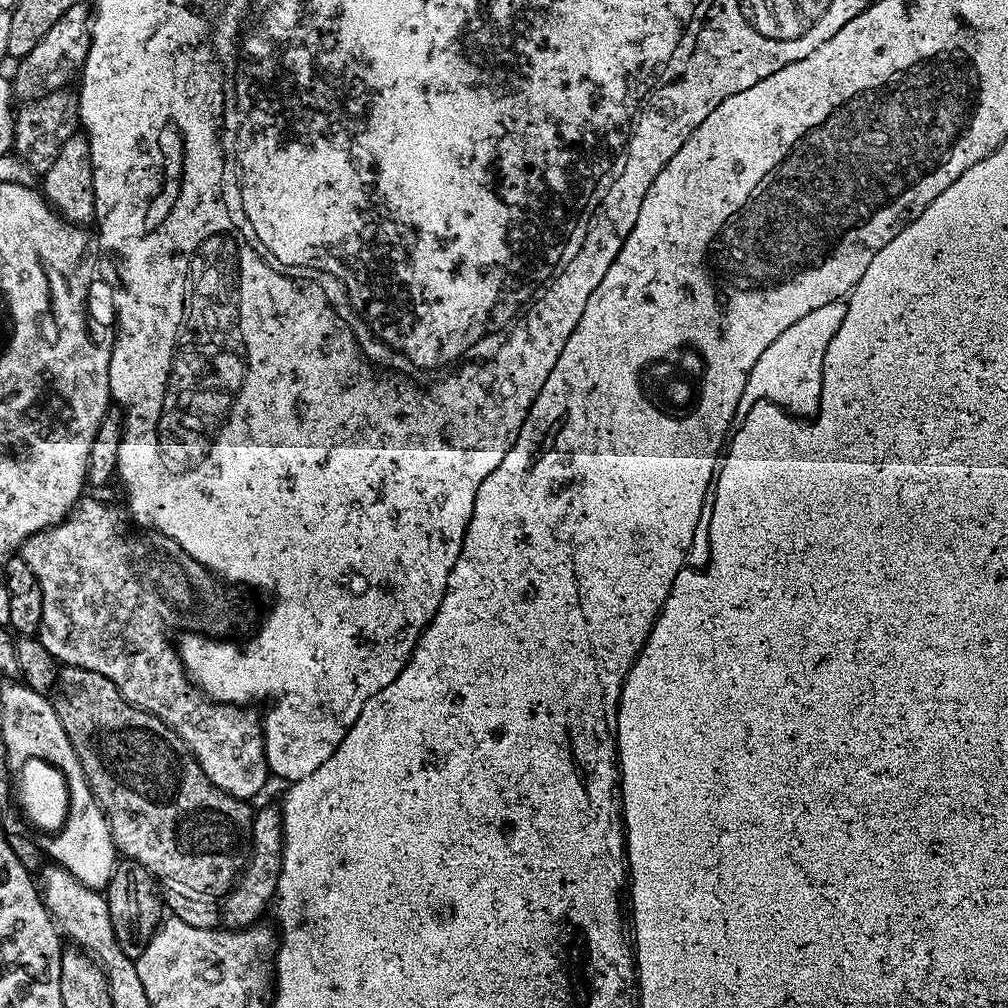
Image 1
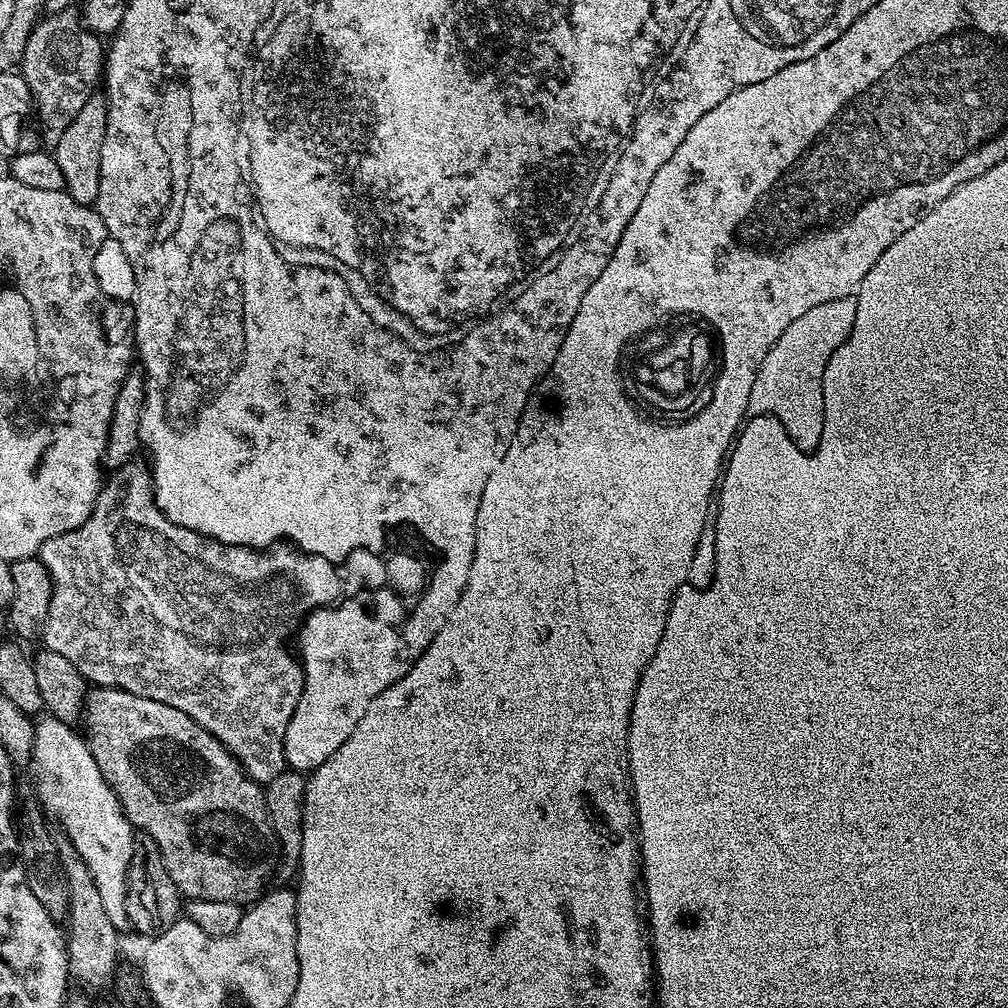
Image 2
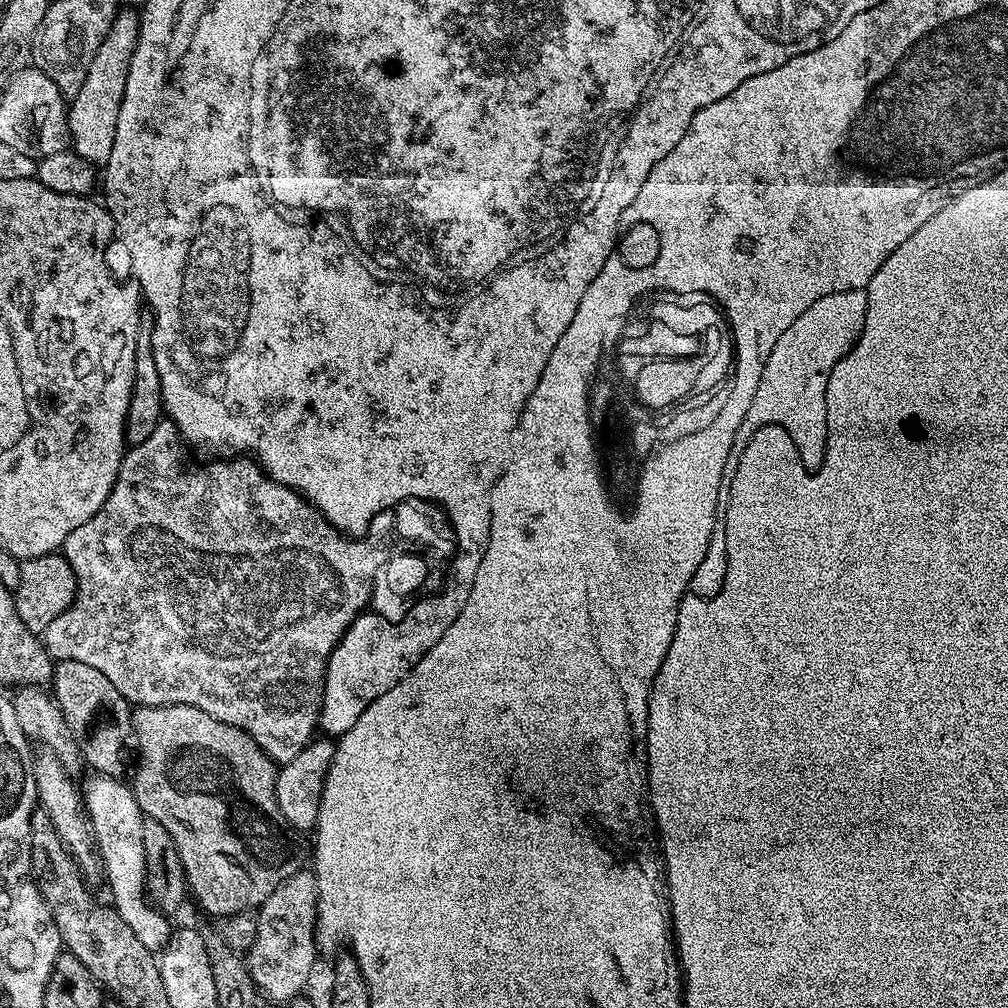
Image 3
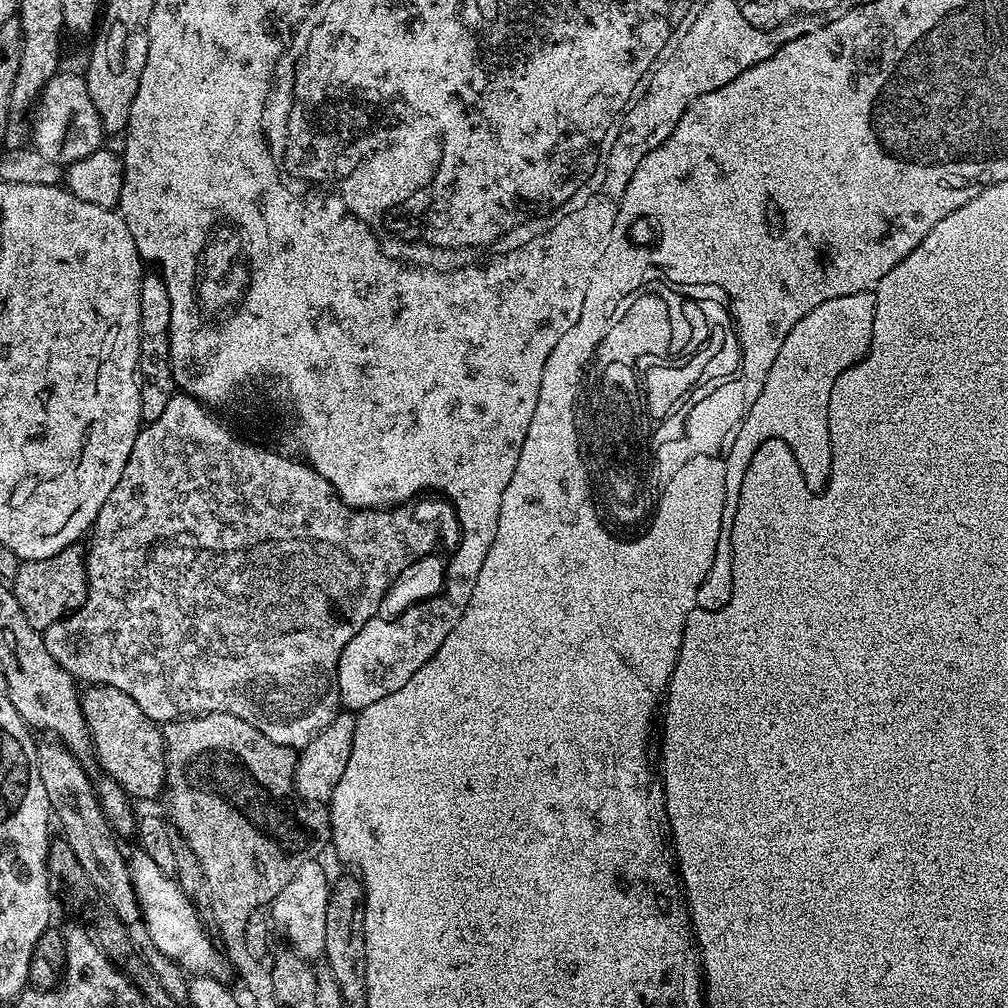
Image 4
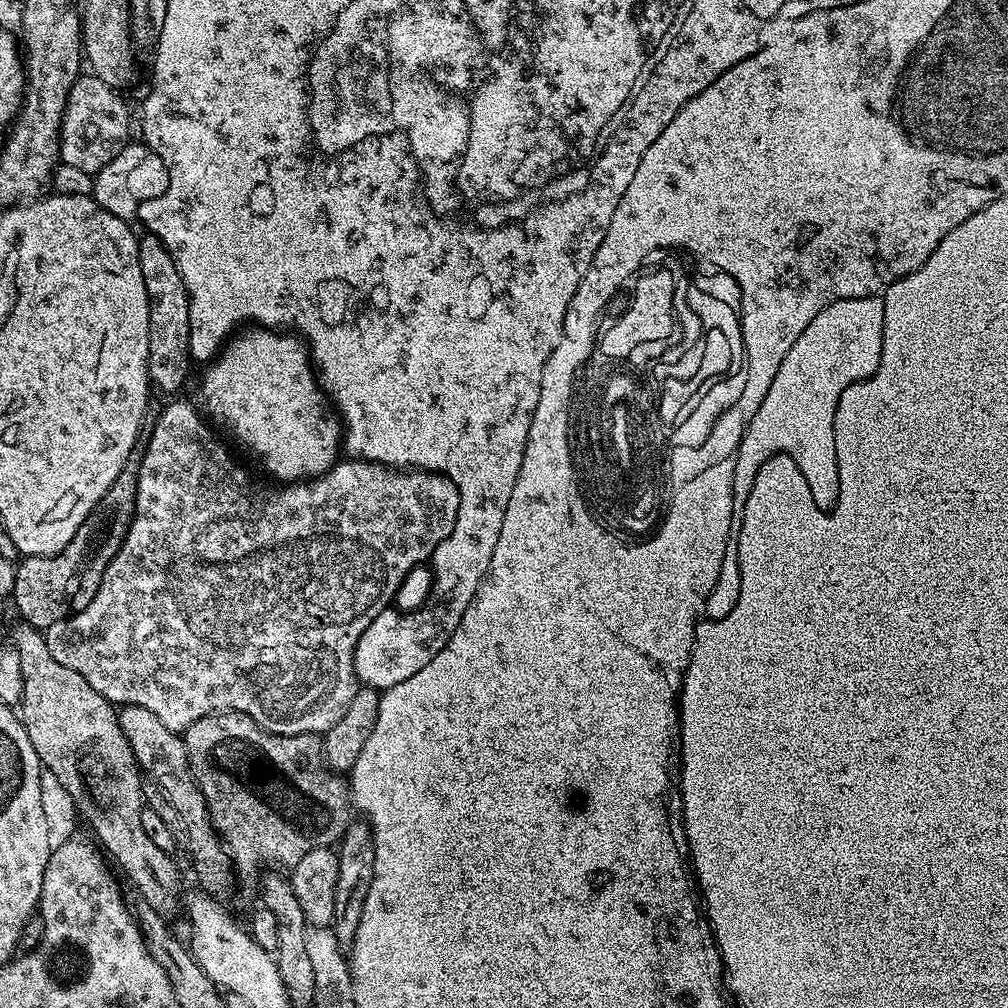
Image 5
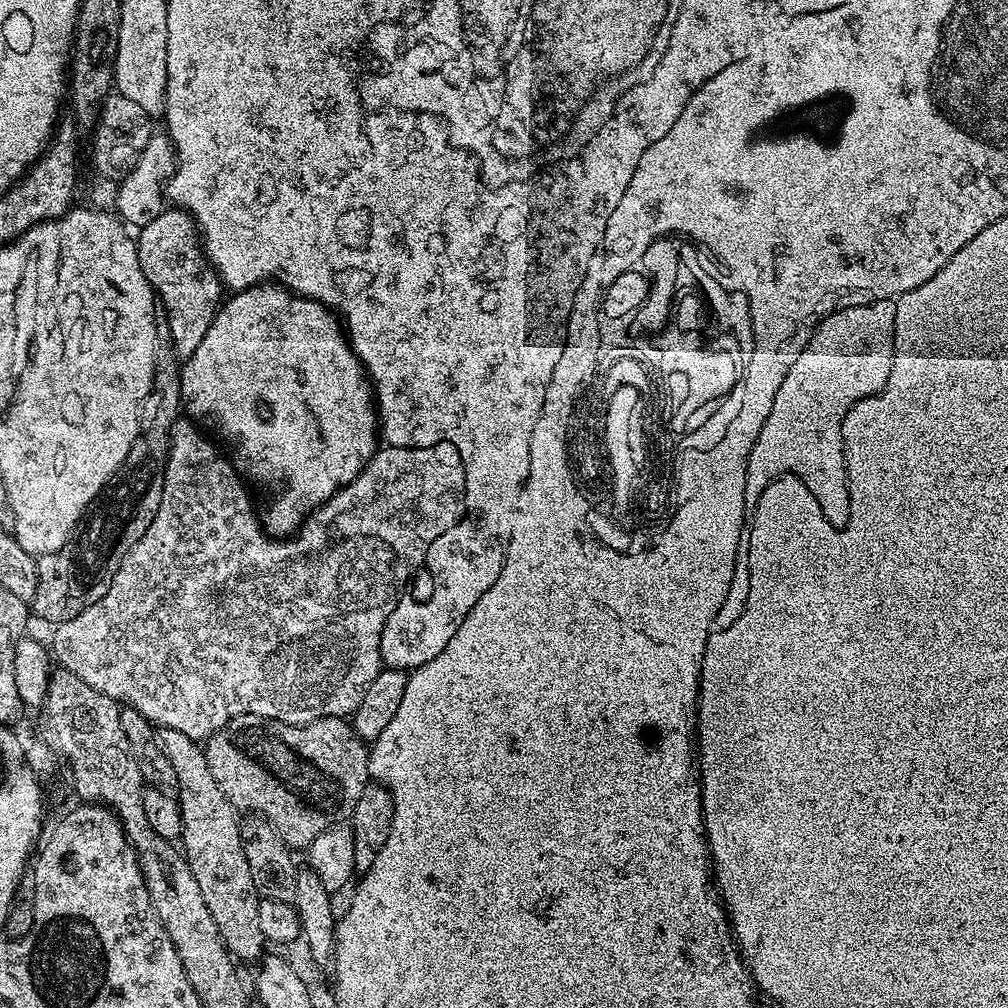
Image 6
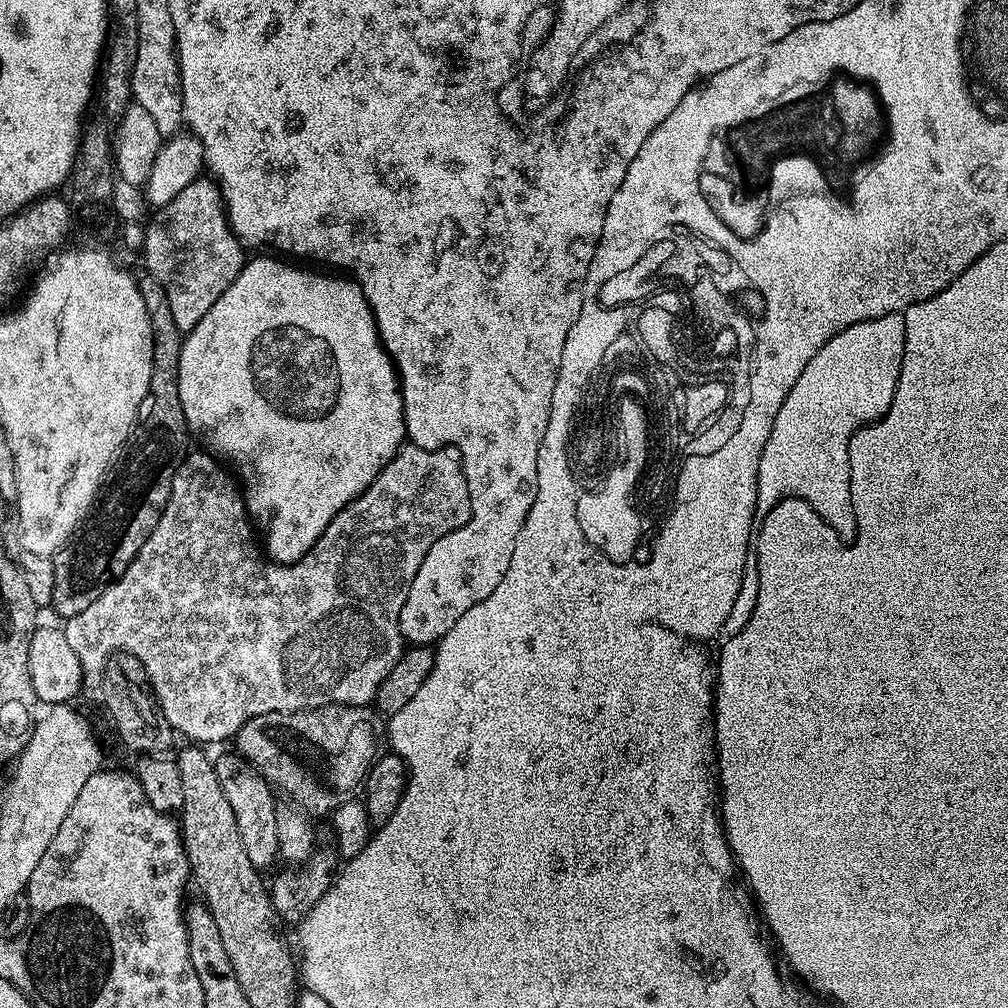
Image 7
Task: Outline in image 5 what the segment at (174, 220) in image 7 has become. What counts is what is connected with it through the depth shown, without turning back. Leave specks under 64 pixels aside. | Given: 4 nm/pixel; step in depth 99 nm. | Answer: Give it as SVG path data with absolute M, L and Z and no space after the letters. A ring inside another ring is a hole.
M145 235L140 240L140 265L142 278L148 291L148 378L153 389L160 392L176 392L188 376L190 353L188 335L190 334L190 309L188 291L180 281L180 272L170 253L164 250L159 238Z

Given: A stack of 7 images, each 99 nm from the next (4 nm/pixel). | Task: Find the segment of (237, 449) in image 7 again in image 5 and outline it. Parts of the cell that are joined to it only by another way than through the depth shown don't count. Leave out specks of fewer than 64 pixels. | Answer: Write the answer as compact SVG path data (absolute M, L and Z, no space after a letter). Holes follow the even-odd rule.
M254 331L250 336L240 336L236 341L233 339L227 345L229 348L223 349L224 357L222 352L200 384L199 403L202 408L204 403L203 411L209 417L212 415L242 447L249 448L260 459L261 466L270 475L281 476L279 479L284 482L322 476L337 463L336 455L341 455L342 421L331 407L328 409L324 405L326 393L305 345L288 334Z

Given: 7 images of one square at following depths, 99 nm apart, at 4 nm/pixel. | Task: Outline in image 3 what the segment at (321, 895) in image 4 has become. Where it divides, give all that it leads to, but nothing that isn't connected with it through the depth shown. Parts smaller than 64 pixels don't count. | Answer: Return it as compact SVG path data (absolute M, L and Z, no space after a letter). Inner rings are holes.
M303 868L295 872L290 878L284 879L264 899L259 905L255 915L256 932L252 945L246 950L246 963L251 977L254 980L258 990L276 1001L287 1003L295 999L299 992L309 980L316 952L318 953L315 943L315 925L316 925L316 878L315 873L309 869Z

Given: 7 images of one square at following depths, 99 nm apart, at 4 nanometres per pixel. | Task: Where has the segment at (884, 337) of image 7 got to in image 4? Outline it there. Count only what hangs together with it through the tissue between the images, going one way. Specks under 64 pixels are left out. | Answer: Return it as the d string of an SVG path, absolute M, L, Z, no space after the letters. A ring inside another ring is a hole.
M875 291L859 292L858 294L846 294L842 298L830 298L822 302L822 306L814 306L810 314L806 314L786 334L786 342L782 342L782 350L778 350L778 358L774 358L774 366L770 366L770 374L766 374L766 386L762 386L762 394L754 398L754 406L744 415L744 421L740 423L742 436L748 436L748 442L761 440L767 445L775 442L783 446L788 440L788 434L796 434L796 430L808 432L812 436L816 450L816 456L822 450L822 460L826 460L826 434L832 433L832 425L828 411L830 410L830 398L834 394L834 382L838 382L840 375L850 366L858 363L870 350L870 342L874 334L874 306L876 305Z

